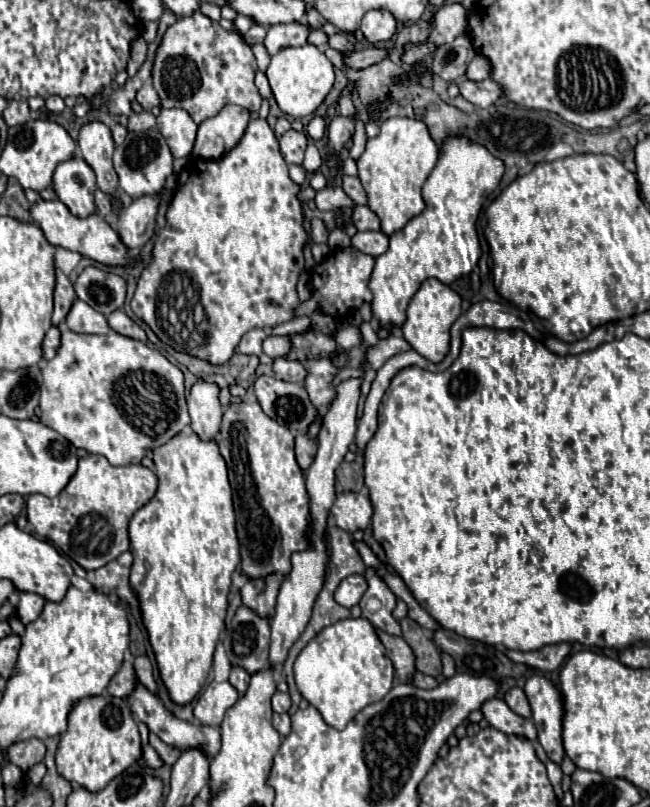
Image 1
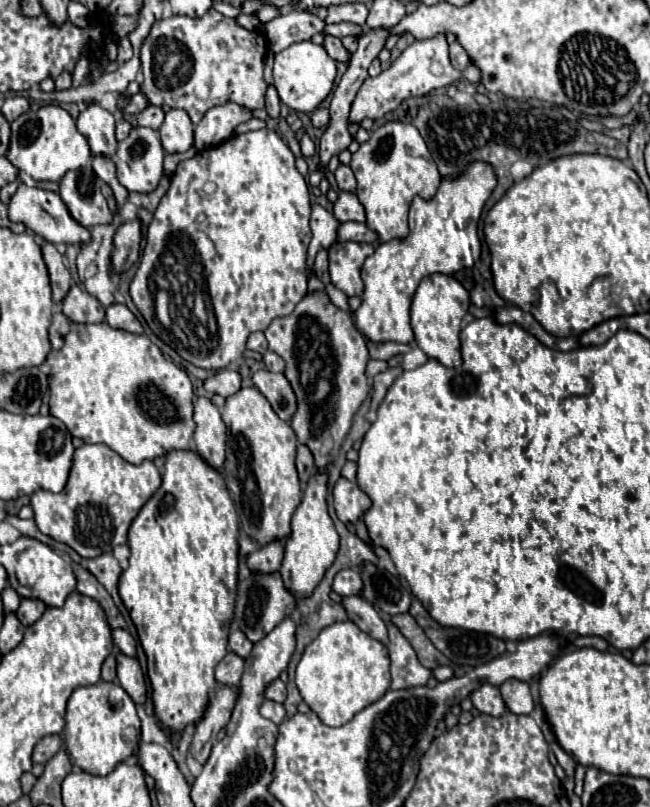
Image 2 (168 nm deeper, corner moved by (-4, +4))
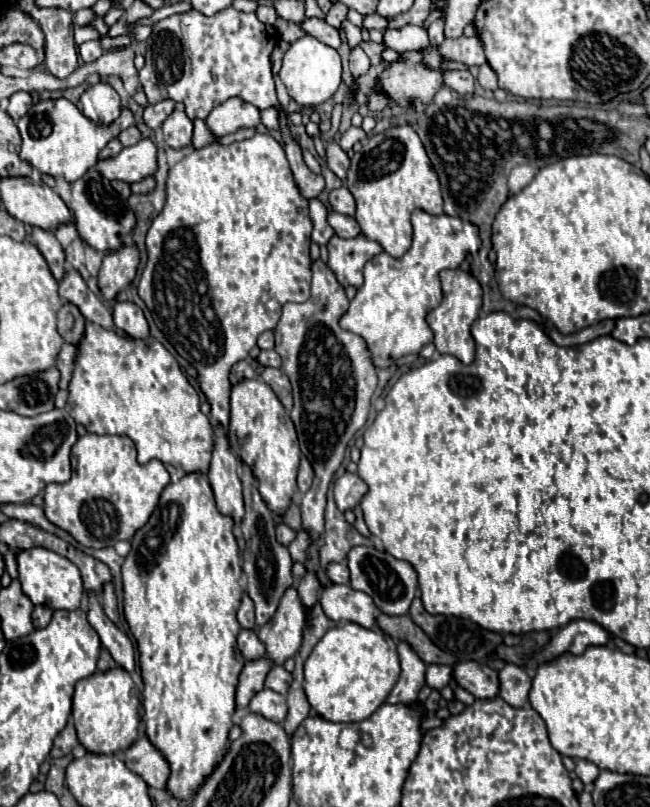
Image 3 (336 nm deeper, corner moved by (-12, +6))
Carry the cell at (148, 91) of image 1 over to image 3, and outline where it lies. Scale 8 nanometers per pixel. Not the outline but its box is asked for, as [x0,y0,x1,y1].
[16,97,134,183]

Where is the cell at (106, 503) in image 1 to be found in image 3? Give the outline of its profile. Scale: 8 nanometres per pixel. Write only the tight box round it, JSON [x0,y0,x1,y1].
[44,433,170,547]

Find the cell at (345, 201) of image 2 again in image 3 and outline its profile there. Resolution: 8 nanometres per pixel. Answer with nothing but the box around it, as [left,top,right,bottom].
[328,185,354,215]

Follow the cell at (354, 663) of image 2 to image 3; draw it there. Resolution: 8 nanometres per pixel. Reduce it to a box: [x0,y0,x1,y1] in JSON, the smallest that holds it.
[304,623,398,723]

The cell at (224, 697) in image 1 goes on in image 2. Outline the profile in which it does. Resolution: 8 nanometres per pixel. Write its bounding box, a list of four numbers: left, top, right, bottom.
[216,653,244,687]

